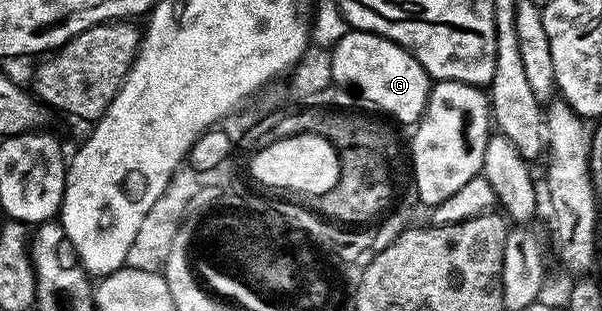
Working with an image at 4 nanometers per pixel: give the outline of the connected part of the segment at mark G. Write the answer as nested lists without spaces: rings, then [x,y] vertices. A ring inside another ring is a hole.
[[[349,31],[334,45],[331,57],[332,81],[343,90],[355,89],[378,109],[391,113],[407,127],[422,118],[430,98],[432,79],[408,50],[375,33]]]

